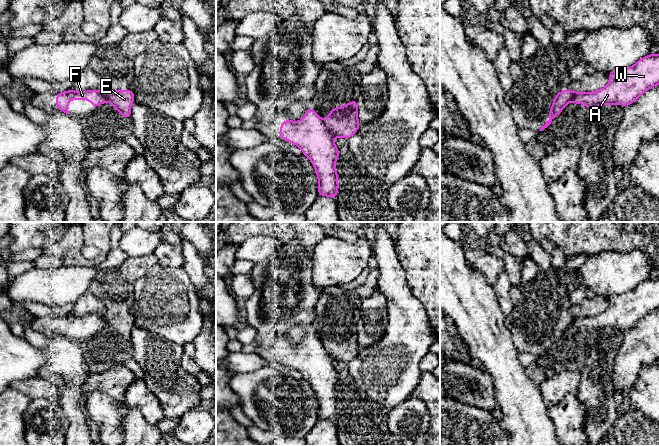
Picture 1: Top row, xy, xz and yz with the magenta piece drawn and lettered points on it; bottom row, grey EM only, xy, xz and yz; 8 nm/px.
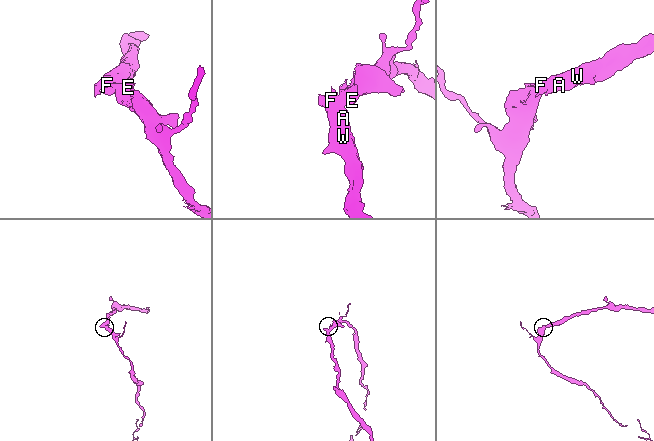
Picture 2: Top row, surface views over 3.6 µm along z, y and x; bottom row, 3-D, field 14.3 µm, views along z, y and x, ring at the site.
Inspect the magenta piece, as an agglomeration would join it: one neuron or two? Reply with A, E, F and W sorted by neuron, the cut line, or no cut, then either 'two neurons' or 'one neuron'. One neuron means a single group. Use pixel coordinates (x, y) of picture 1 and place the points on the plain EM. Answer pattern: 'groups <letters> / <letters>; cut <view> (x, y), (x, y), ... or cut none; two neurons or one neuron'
groups A F W / E; cut xz (322, 345), (331, 358); two neurons

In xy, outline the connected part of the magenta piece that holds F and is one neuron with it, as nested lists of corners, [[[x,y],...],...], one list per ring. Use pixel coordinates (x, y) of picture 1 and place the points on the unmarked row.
[[[70,313],[62,317],[56,317],[56,333],[69,338],[68,327],[70,324],[88,324],[92,327],[94,332],[97,329],[103,329],[105,326],[102,315],[91,313],[83,316],[77,316]]]

